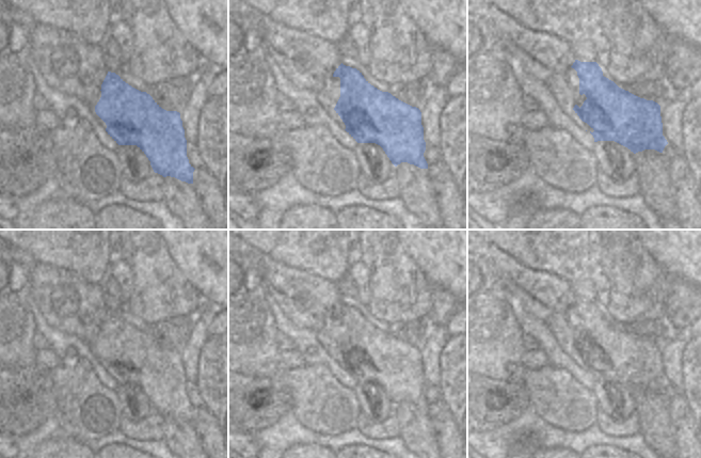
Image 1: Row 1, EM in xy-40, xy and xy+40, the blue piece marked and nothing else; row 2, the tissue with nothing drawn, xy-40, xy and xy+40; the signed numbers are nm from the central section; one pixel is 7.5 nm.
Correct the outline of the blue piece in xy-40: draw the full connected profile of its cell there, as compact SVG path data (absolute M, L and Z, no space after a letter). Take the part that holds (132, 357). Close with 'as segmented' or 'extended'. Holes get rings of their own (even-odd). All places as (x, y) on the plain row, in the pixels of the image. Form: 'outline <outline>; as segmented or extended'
outline M108 311L101 323L100 331L95 338L89 343L89 347L95 358L118 384L137 384L150 400L155 412L163 416L171 415L181 421L193 423L193 411L195 408L189 402L187 396L187 379L185 377L185 368L179 351L162 348L149 333L132 327L118 314L111 311Z; extended

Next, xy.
outline M341 302L333 315L325 319L323 328L317 331L317 339L328 354L357 382L380 384L395 406L408 401L420 408L428 408L424 396L426 381L420 349L388 331L378 329L356 307Z; extended

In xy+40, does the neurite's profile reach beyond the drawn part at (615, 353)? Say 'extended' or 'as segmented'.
extended

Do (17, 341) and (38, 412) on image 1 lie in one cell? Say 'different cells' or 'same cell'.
different cells

